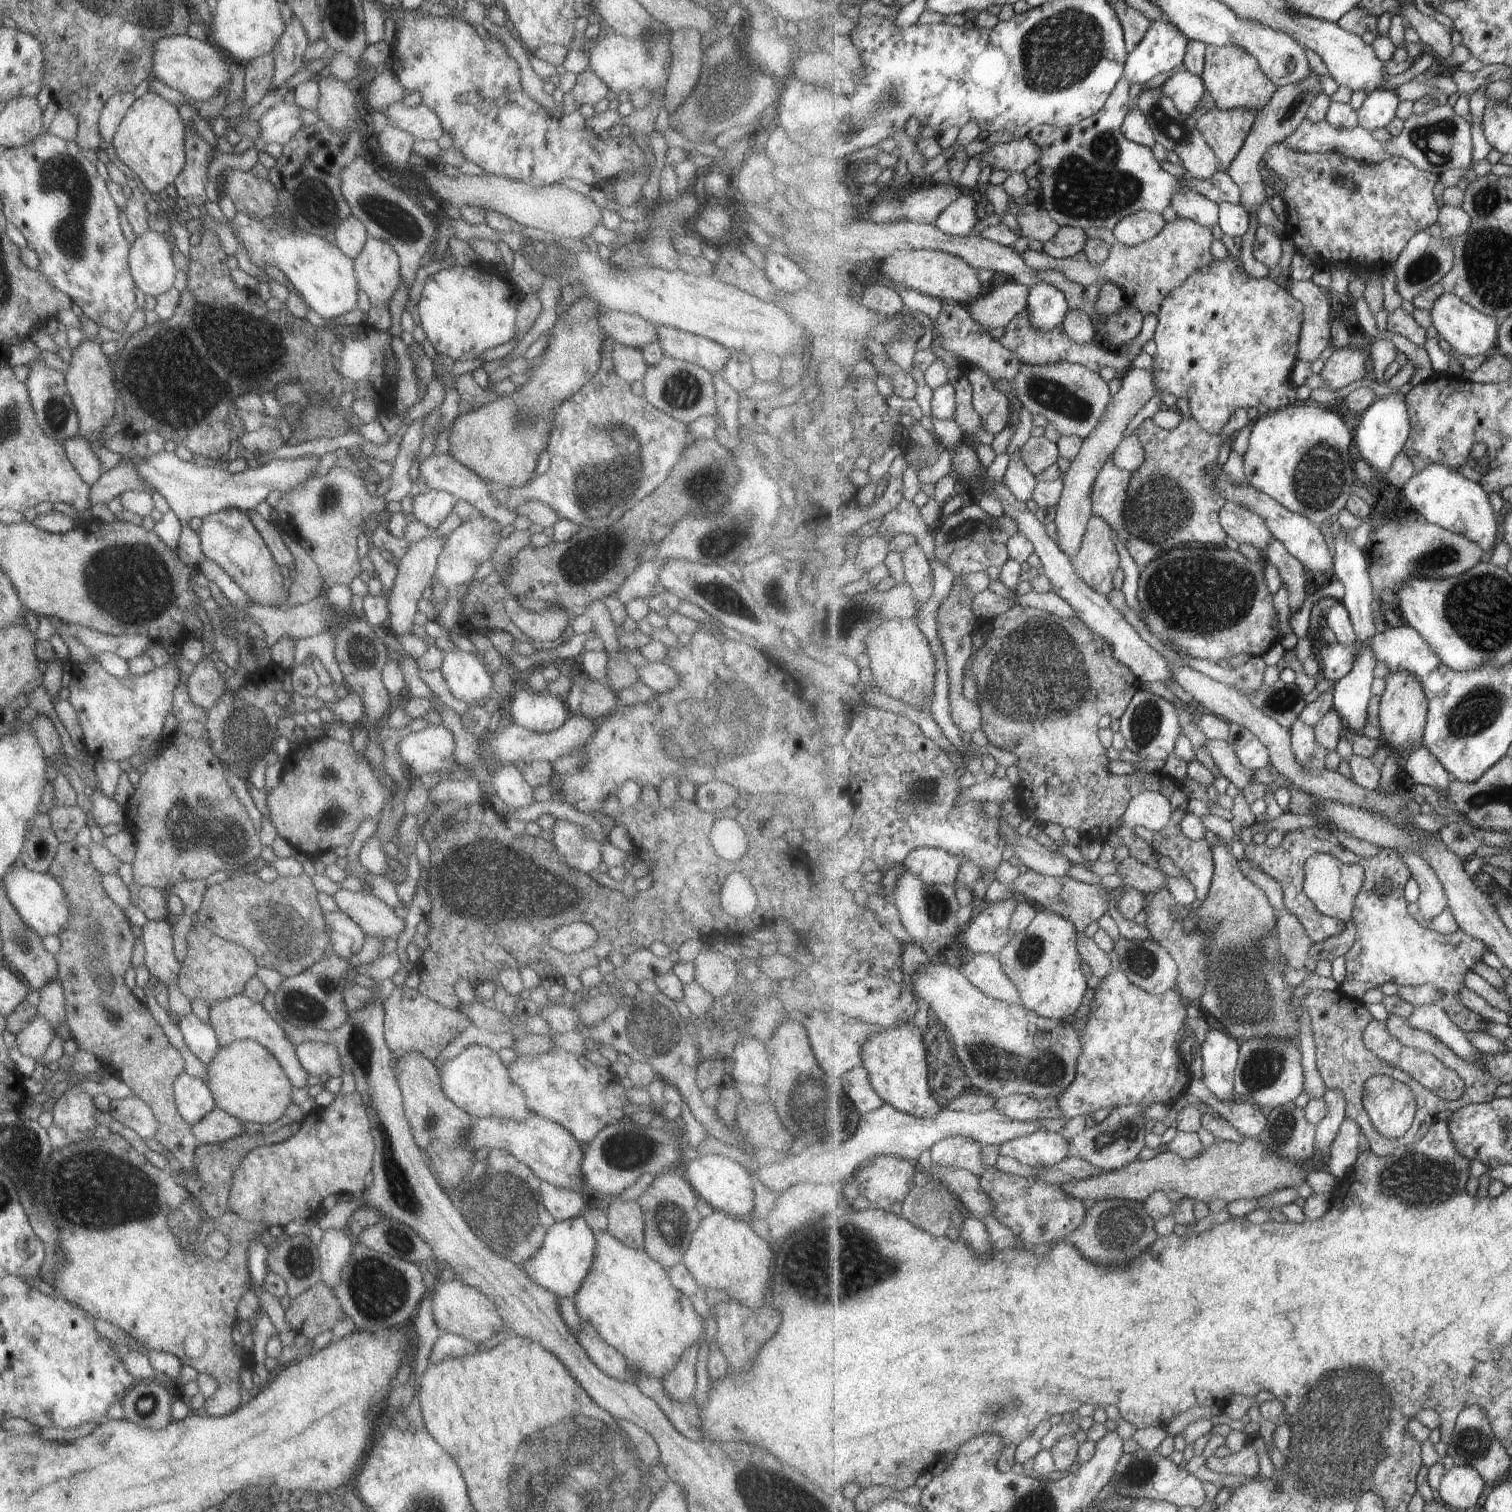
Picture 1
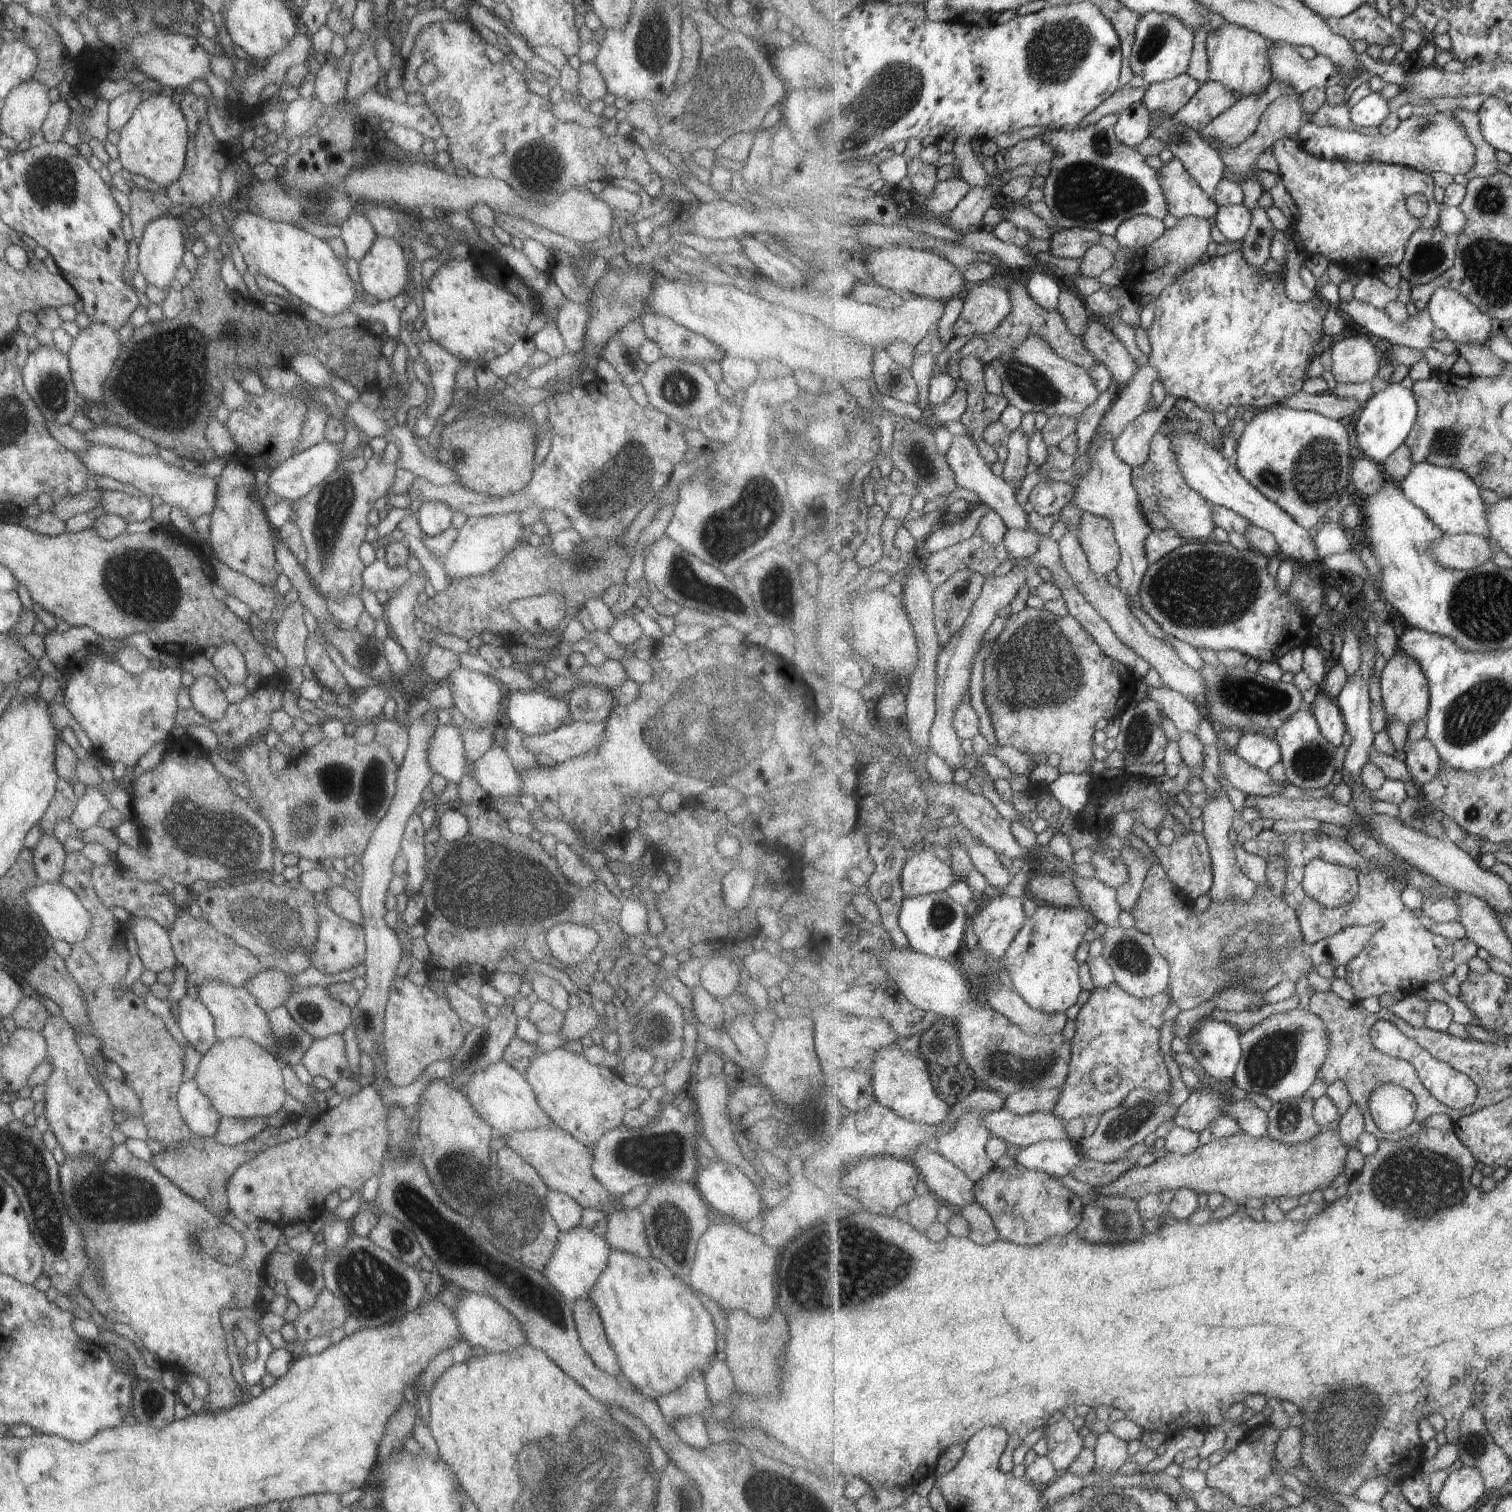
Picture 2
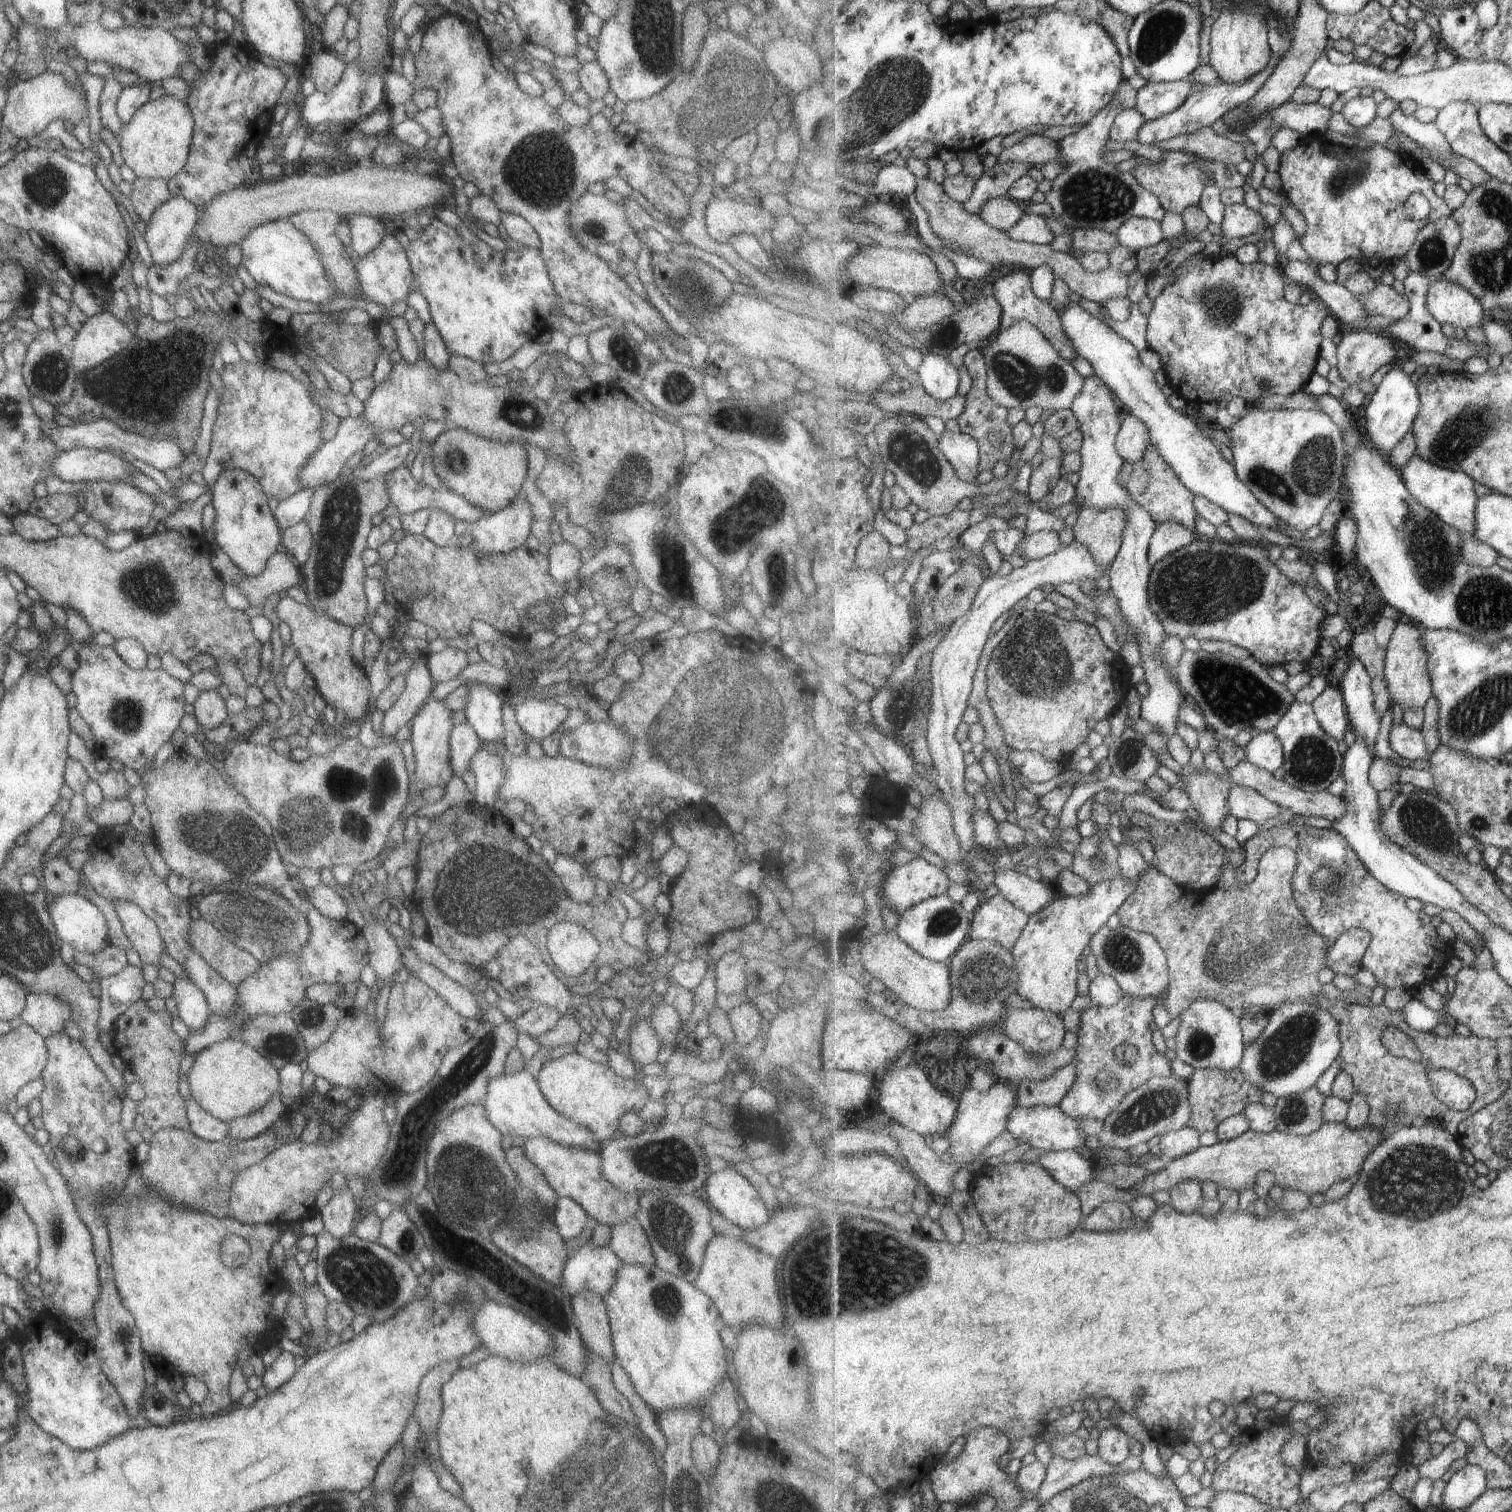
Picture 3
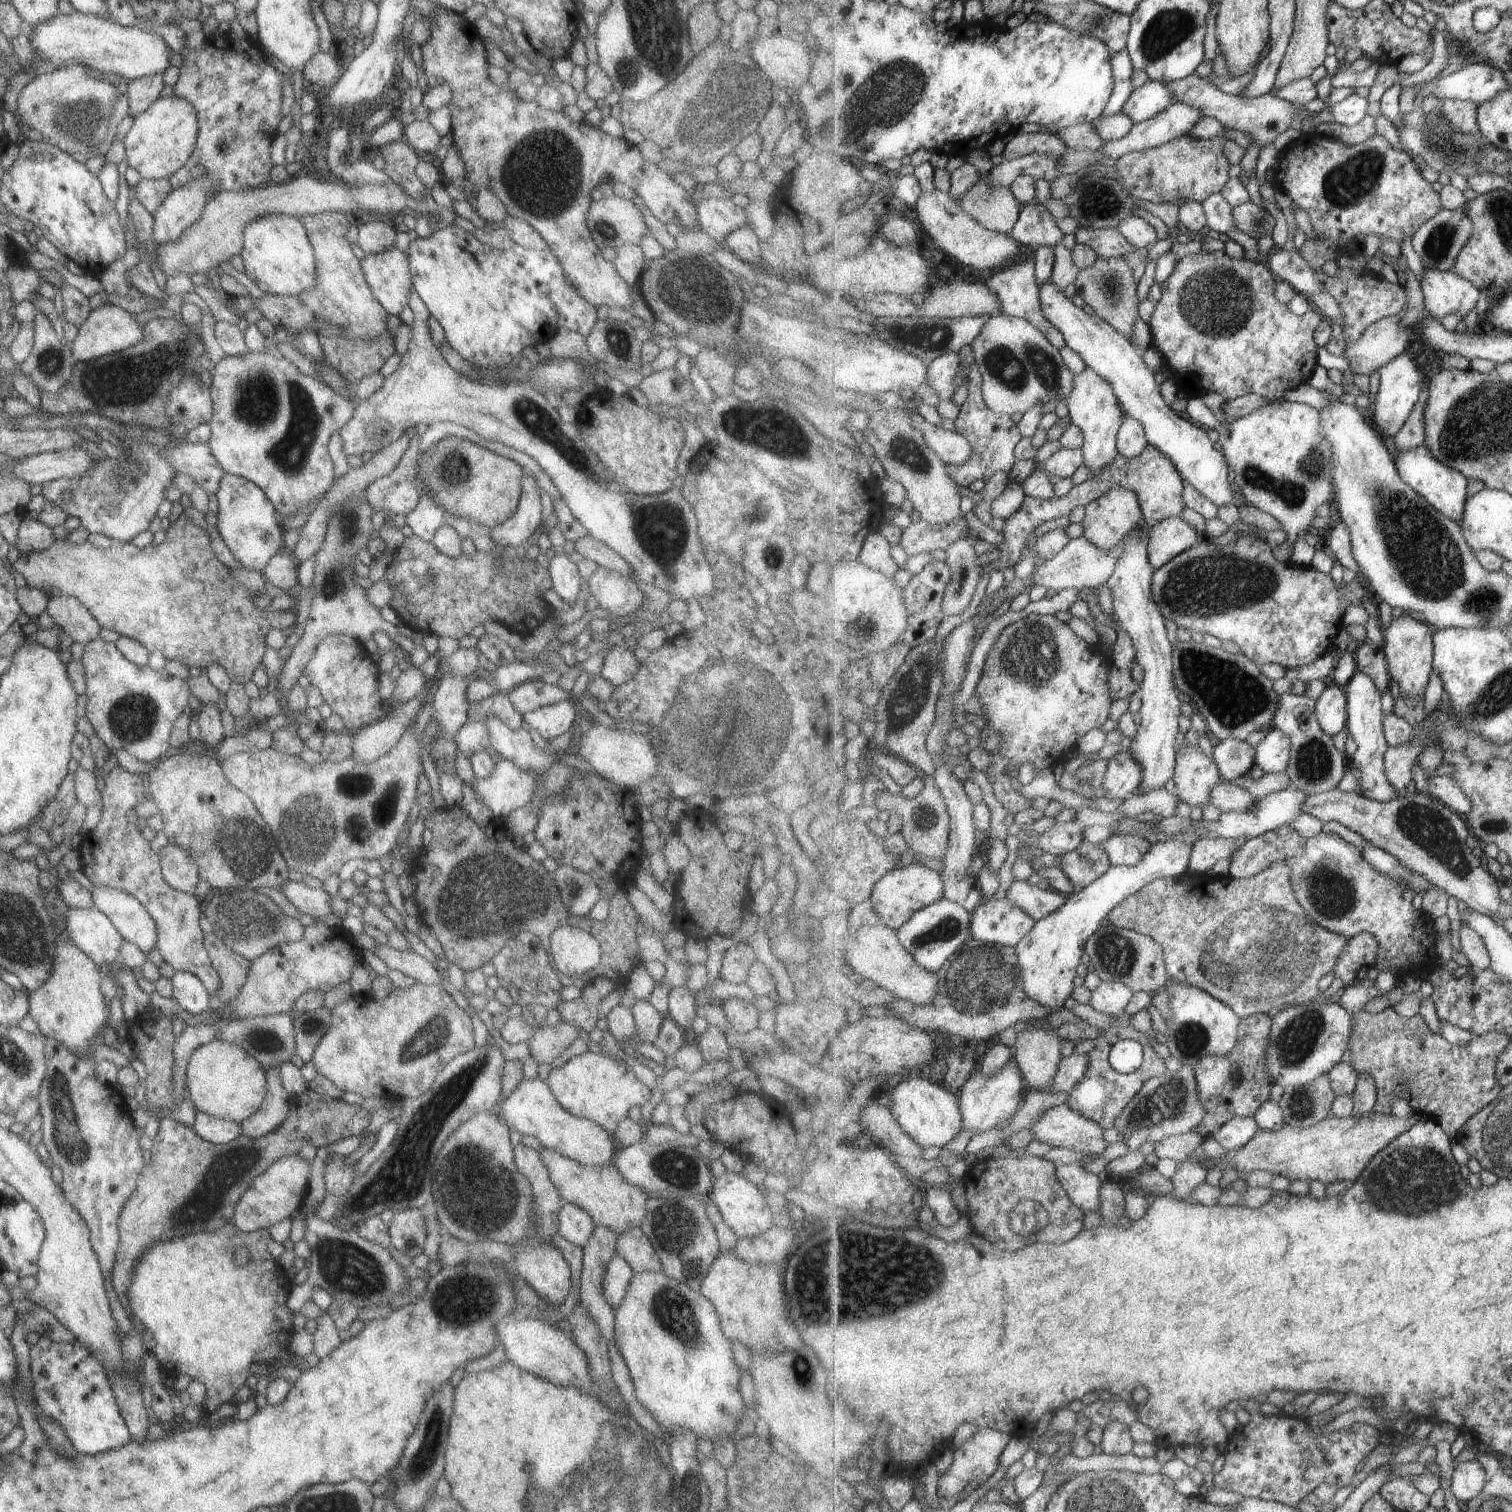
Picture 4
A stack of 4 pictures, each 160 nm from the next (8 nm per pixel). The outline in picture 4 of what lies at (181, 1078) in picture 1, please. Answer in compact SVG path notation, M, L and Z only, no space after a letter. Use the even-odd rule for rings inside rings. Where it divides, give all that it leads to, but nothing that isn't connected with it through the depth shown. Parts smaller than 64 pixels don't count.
M196 1111L190 1129L199 1138L216 1145L227 1144L241 1135L239 1123L216 1119L201 1111Z

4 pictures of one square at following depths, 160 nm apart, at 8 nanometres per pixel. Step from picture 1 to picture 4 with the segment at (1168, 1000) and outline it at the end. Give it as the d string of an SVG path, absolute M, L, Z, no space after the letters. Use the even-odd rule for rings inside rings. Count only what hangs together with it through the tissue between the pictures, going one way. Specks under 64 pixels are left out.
M1123 1014L1116 1017L1120 1020L1119 1024L1105 1031L1102 1030L1099 1038L1096 1038L1096 1049L1090 1052L1091 1060L1089 1070L1085 1078L1083 1078L1081 1082L1078 1082L1073 1087L1073 1090L1069 1092L1069 1098L1066 1100L1066 1103L1074 1111L1085 1115L1092 1121L1098 1122L1105 1130L1116 1126L1120 1114L1127 1108L1131 1100L1139 1094L1143 1085L1150 1078L1163 1076L1169 1071L1167 1066L1165 1066L1164 1058L1161 1058L1161 1056L1151 1048L1151 1042L1149 1042L1150 1040L1147 1034L1137 1031L1131 1026L1131 1015ZM1123 1039L1133 1039L1139 1041L1144 1046L1143 1064L1141 1068L1138 1068L1132 1073L1117 1072L1110 1063L1110 1052L1112 1048Z

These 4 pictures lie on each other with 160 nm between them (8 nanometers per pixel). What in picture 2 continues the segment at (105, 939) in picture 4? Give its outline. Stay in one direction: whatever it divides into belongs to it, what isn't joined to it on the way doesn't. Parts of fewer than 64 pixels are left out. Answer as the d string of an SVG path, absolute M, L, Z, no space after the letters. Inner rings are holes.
M59 881L37 882L23 891L23 898L53 940L73 944L86 937L90 929L91 915L83 908L73 891L65 888Z

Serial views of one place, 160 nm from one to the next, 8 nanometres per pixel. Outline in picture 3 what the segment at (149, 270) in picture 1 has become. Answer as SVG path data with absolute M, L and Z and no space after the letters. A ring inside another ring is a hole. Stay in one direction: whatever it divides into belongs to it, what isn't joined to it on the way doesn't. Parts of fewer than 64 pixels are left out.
M169 197L148 218L143 238L151 260L159 266L173 262L185 248L199 214L183 197Z

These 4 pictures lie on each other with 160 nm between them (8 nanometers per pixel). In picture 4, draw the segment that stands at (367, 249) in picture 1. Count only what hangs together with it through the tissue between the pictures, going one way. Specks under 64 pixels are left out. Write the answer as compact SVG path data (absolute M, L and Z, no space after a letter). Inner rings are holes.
M397 247L365 255L360 269L373 298L386 314L398 315L408 303L411 290L408 258Z

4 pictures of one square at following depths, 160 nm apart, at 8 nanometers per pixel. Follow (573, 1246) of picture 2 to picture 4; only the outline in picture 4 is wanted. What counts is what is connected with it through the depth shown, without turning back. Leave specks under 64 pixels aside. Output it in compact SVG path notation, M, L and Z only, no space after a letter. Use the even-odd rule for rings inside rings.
M616 1254L613 1255L606 1264L601 1281L603 1298L612 1309L623 1298L631 1277L632 1270L627 1262Z

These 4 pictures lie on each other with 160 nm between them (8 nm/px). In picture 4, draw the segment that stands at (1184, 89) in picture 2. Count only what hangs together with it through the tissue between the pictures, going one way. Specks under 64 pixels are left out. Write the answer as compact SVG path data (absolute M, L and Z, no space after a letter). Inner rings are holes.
M1150 80L1133 91L1122 112L1140 123L1153 118L1175 102L1176 98L1163 81Z

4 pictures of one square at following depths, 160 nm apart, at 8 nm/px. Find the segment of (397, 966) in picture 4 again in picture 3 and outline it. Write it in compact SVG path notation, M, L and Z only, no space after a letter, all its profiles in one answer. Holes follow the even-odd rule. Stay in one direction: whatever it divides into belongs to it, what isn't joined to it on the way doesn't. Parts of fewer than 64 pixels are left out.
M411 947L401 950L400 966L407 970L409 976L418 978L423 984L431 987L458 1015L470 1019L479 1018L481 1011L474 995L441 974L434 966L419 960Z

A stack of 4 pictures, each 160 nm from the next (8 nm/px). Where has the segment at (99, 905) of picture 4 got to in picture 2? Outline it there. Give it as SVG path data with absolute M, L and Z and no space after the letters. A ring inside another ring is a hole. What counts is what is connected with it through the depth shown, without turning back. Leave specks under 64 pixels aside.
M130 915L128 920L131 920L131 922L129 922L130 925L123 928L128 928L131 931L131 934L133 934L137 944L136 955L139 957L139 960L142 962L144 968L156 972L156 974L163 969L173 969L176 966L176 960L168 939L167 931L163 927L160 927L159 924L157 924L153 919L137 918L133 915Z

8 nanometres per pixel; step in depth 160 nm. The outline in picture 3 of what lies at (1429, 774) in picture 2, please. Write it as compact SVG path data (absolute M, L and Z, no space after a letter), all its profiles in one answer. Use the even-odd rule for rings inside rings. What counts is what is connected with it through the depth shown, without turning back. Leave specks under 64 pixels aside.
M1405 723L1391 726L1389 743L1393 751L1409 760L1429 760L1431 756L1422 730Z

